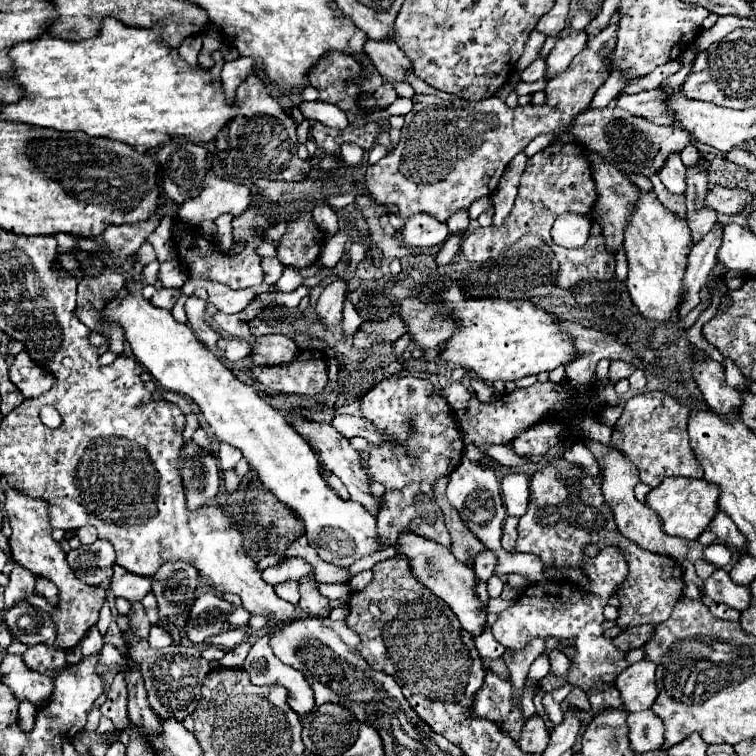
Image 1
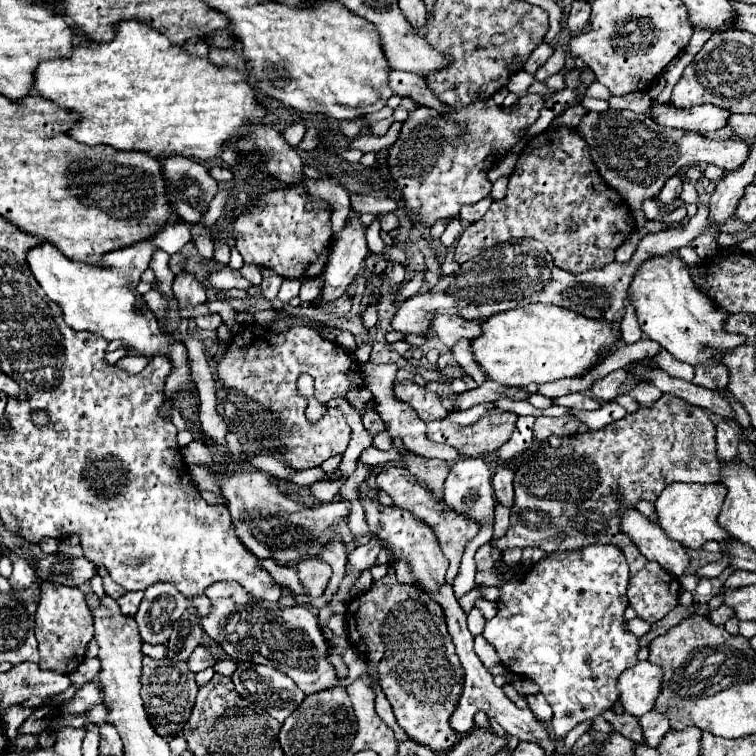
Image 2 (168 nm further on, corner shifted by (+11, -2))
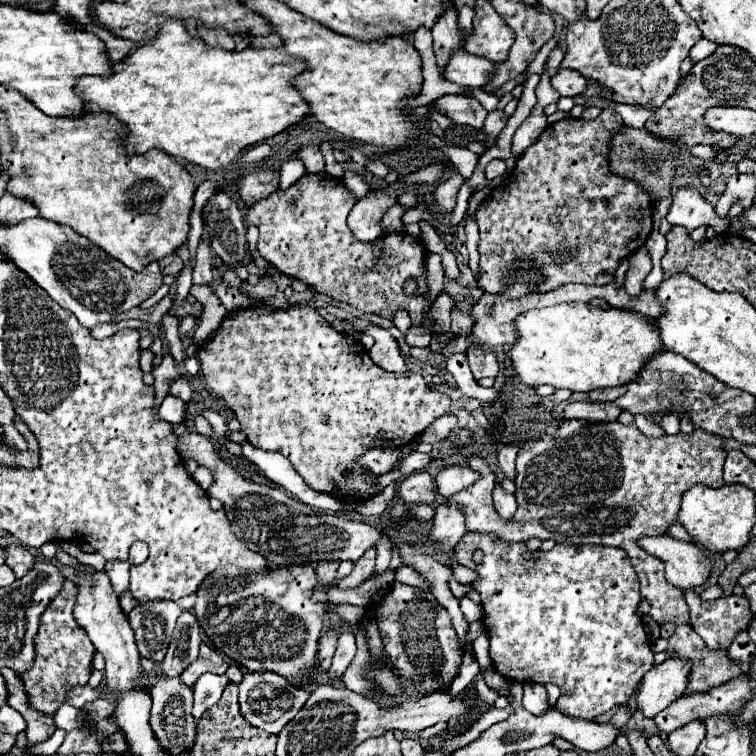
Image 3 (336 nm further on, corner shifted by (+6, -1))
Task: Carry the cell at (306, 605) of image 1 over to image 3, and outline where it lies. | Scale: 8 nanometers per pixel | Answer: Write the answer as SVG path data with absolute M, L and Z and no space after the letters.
M319 561L319 563L317 563L317 569L315 569L319 583L323 583L325 587L331 585L333 579L335 579L337 567L339 567L339 561Z

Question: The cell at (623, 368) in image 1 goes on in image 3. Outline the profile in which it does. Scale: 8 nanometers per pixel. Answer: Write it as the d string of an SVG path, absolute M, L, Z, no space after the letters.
M625 385L621 387L613 387L613 389L601 389L601 391L591 391L589 393L589 399L591 401L601 401L601 403L609 403L609 401L615 401L617 397L621 397L623 393L627 391Z

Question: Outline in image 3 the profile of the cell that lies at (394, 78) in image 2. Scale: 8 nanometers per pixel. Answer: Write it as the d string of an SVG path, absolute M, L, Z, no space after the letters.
M443 95L435 101L437 109L445 113L449 119L453 119L459 125L469 125L473 129L481 129L487 117L487 111L483 105L473 97L463 95Z

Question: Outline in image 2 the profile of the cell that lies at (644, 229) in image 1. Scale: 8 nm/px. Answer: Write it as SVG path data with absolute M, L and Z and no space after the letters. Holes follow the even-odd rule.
M668 252L662 256L652 256L640 264L634 274L634 280L628 288L630 302L636 310L640 330L660 342L676 360L688 362L692 366L704 366L708 358L718 358L724 350L736 348L744 342L738 334L724 332L724 314L692 280L688 266L678 256L678 252ZM702 346L708 346L710 352L702 352Z

